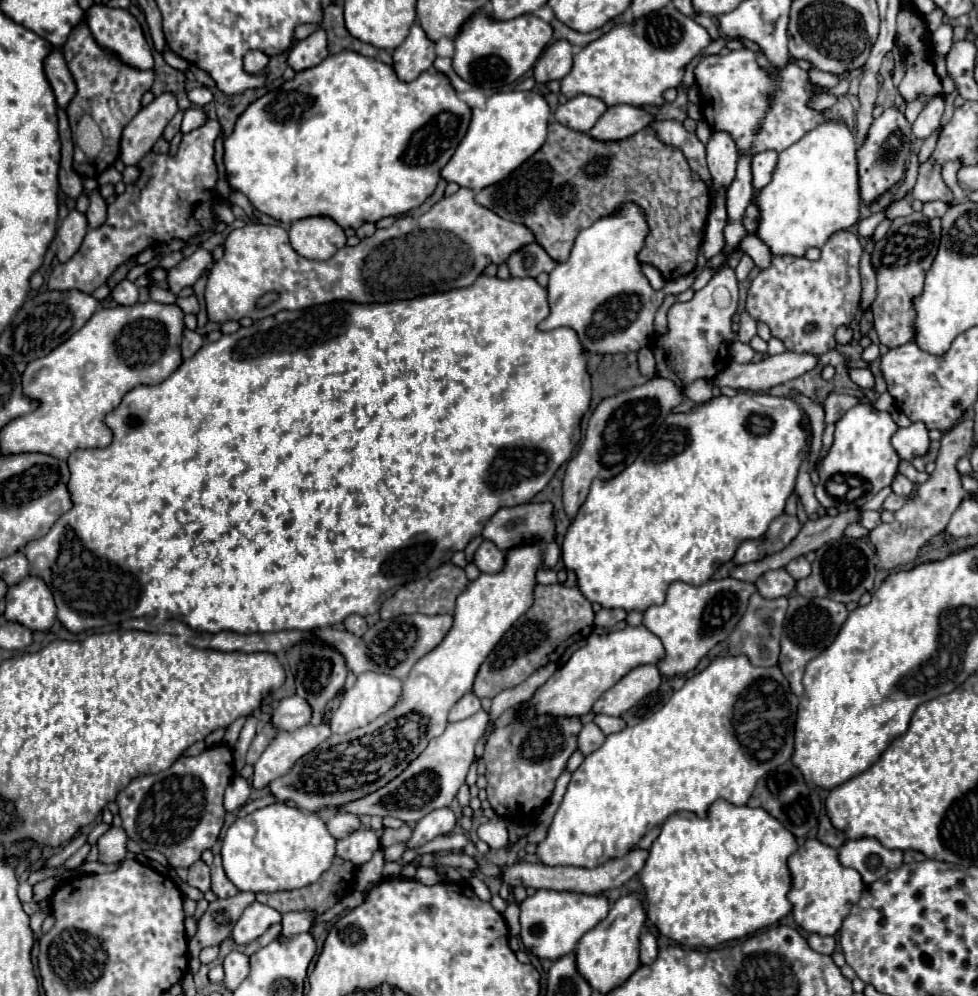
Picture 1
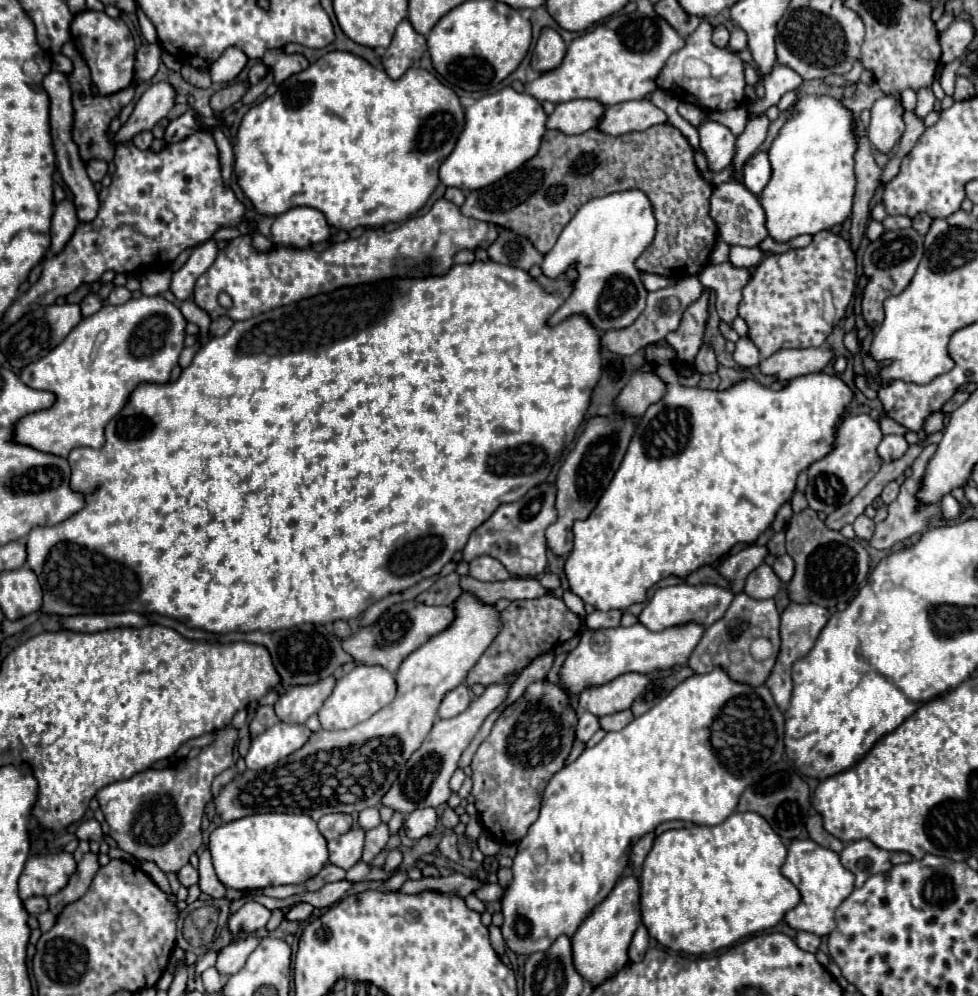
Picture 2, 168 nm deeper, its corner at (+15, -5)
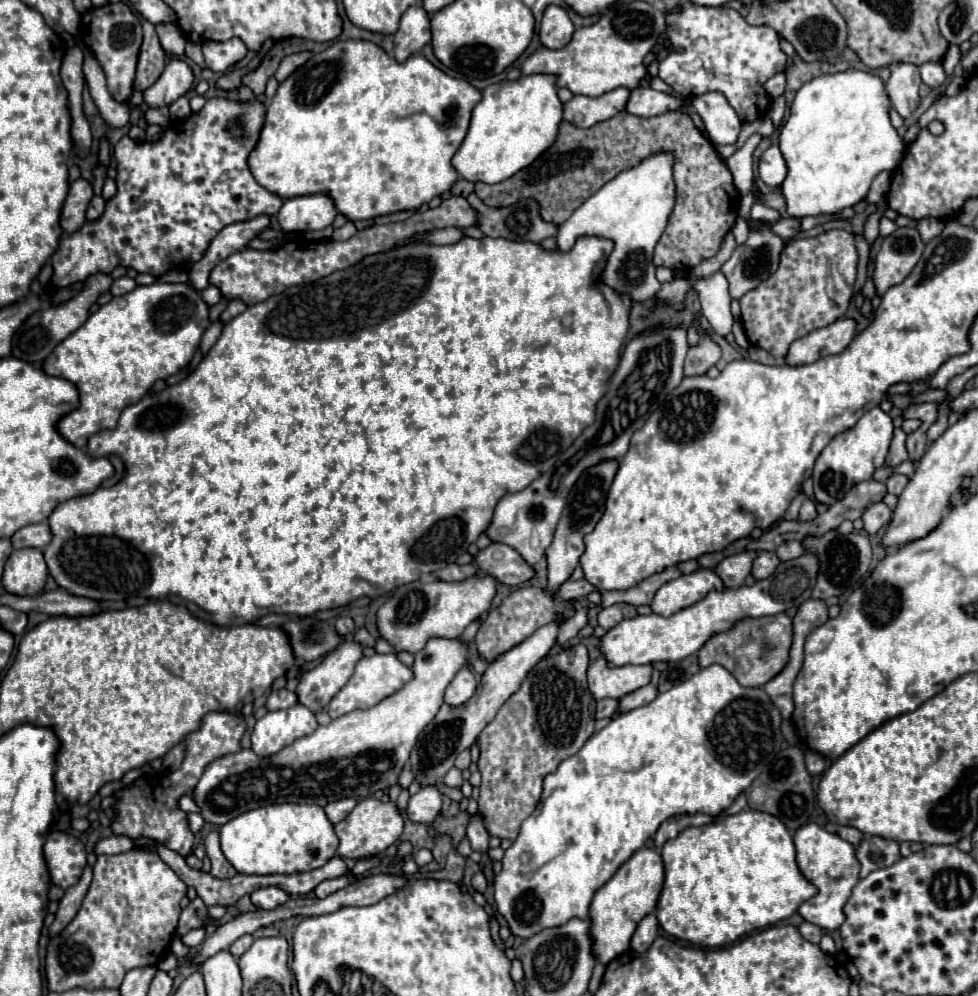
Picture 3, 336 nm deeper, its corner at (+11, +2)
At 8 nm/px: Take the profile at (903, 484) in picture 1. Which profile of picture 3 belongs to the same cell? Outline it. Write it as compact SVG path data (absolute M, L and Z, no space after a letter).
M892 474L892 476L886 480L888 492L890 492L890 494L896 494L896 496L906 488L906 484L908 484L908 478L902 476L902 474Z

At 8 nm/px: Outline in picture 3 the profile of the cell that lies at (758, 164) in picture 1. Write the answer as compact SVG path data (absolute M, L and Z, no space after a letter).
M772 144L758 160L758 176L766 186L778 188L786 178L786 160L776 144Z

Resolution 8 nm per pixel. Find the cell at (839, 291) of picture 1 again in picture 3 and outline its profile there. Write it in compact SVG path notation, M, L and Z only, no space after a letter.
M830 230L812 238L790 240L782 252L780 268L740 298L742 326L750 344L782 360L794 340L842 318L854 294L856 264L858 254L852 232Z

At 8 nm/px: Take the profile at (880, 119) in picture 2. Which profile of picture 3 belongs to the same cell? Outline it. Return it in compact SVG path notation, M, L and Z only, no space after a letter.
M900 62L900 64L892 66L892 76L886 84L886 90L892 100L892 106L900 112L900 116L908 118L918 108L920 84L922 84L922 80L920 80L920 70L916 64Z

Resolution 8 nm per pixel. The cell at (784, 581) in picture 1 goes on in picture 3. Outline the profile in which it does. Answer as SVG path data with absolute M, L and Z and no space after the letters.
M758 552L756 560L754 560L754 566L752 566L752 576L756 580L768 578L768 576L774 574L778 564L780 564L780 560L778 560L778 556L774 552Z

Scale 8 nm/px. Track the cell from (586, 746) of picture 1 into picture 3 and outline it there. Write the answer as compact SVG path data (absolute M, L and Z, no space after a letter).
M604 698L598 702L596 706L596 718L610 718L616 714L618 710L618 702L620 700L612 700L612 698Z

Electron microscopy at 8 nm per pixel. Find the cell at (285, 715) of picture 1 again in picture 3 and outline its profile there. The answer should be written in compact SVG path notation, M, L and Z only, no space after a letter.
M346 640L344 644L340 644L340 648L330 652L316 668L302 674L296 688L300 704L310 708L312 712L322 710L348 682L356 662L362 656L362 644L354 640Z

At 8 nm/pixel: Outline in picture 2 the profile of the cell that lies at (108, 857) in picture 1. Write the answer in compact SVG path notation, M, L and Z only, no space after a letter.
M92 851L86 853L86 855L82 857L82 861L78 863L78 867L76 867L72 879L68 881L68 885L62 887L56 895L50 895L50 897L48 897L50 911L52 911L54 915L58 915L68 903L80 899L80 897L86 893L86 889L90 887L94 875L96 875L96 871L98 871L98 867L100 867L98 855L92 853Z

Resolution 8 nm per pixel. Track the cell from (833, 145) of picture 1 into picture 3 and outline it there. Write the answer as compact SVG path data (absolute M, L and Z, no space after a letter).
M864 70L822 74L798 90L790 106L790 118L780 128L780 150L788 164L788 176L782 184L788 214L792 214L794 218L836 214L864 200L878 172L898 168L906 152L906 142L892 126L890 110L892 102L882 78Z

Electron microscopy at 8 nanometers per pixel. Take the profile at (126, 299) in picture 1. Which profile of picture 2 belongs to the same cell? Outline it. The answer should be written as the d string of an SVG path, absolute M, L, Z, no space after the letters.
M114 287L112 291L110 291L110 295L108 295L108 303L112 303L112 305L122 305L122 303L126 303L128 299L130 299L132 295L130 295L130 291L126 289L126 287Z

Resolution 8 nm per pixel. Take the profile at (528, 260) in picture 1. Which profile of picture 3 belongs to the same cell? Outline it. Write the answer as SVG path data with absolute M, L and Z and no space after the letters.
M476 194L468 196L470 206L478 212L478 228L492 238L508 238L516 242L536 242L556 236L558 226L544 222L540 216L540 204L536 200L520 200L508 208L490 208Z

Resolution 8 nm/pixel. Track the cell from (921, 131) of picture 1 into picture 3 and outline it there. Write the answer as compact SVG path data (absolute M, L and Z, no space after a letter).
M928 62L920 66L920 74L922 74L922 82L926 82L930 88L936 88L940 84L946 82L946 72L942 62Z

